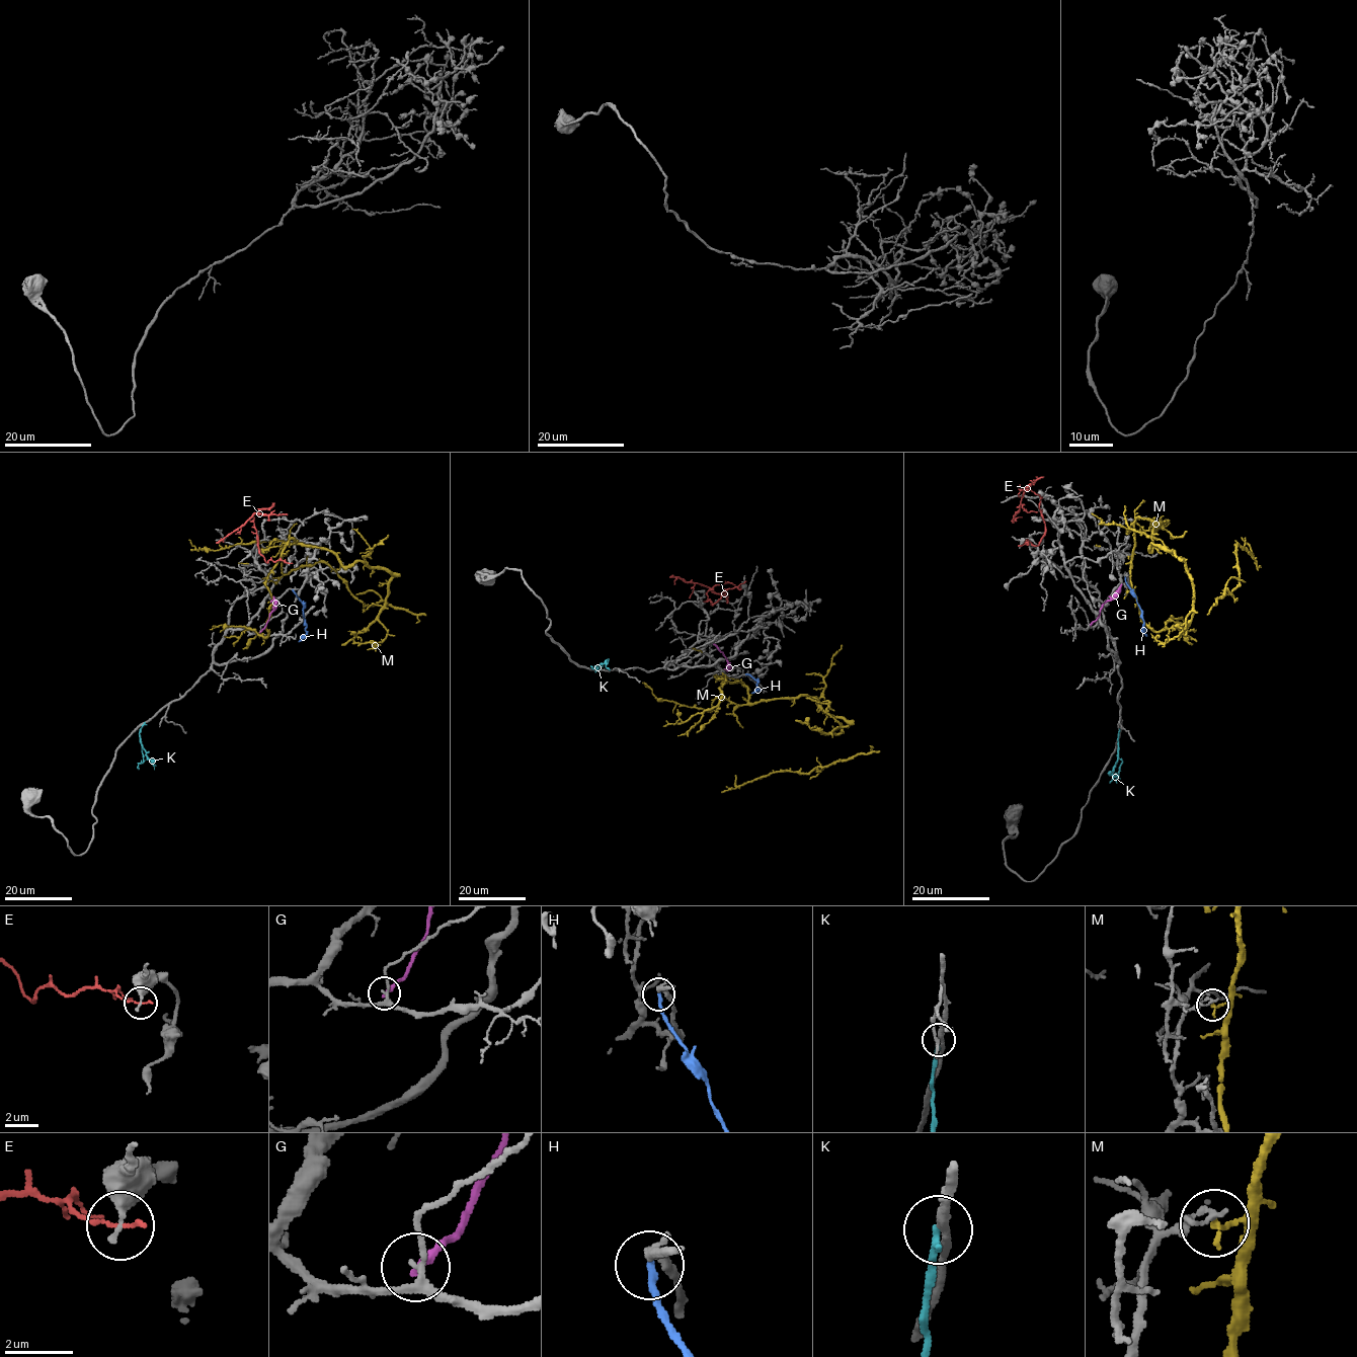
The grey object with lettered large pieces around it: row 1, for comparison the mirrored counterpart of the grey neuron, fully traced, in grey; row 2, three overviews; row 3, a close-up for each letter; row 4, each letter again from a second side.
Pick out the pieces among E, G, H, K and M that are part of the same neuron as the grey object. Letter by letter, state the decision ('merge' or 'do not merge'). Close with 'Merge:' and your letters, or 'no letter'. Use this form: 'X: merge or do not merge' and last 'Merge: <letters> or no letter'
E: do not merge
G: do not merge
H: do not merge
K: do not merge
M: do not merge
Merge: no letter

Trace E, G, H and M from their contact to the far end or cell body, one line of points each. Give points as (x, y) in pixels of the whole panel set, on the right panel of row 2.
E: (1020, 546), (1029, 542), (1035, 546), (1044, 534), (1044, 521), (1039, 506), (1040, 497), (1028, 488), (1013, 523)
G: (1091, 625), (1121, 583)
H: (1124, 576), (1142, 611), (1145, 636)
M: (1128, 556), (1147, 519), (1149, 549), (1183, 560), (1194, 595), (1229, 594), (1238, 545), (1253, 558), (1242, 537)

